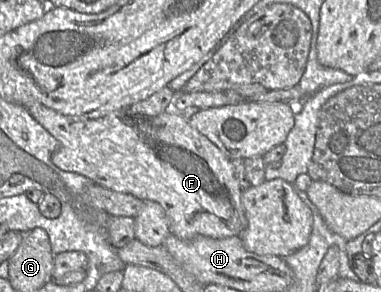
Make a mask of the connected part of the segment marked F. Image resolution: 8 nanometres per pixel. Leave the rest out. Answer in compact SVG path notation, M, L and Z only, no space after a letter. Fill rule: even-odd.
M173 100L164 112L156 116L132 113L130 106L97 119L64 115L40 103L33 103L26 108L60 143L60 147L52 155L55 166L83 175L107 189L131 194L142 201L159 203L169 220L170 233L177 238L190 240L201 235L222 239L241 236L246 229L247 219L241 202L242 190L234 173L232 160L190 125L189 118L175 108Z

